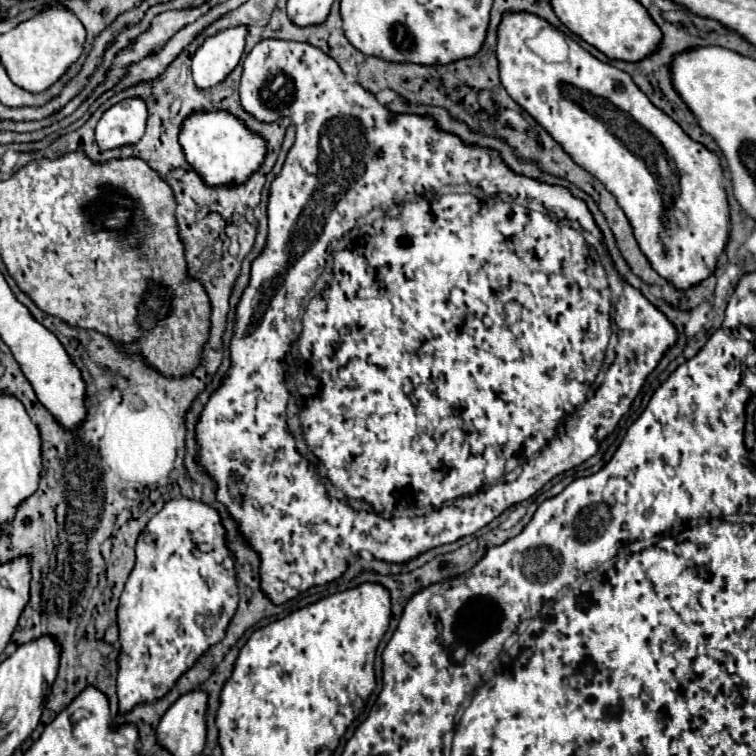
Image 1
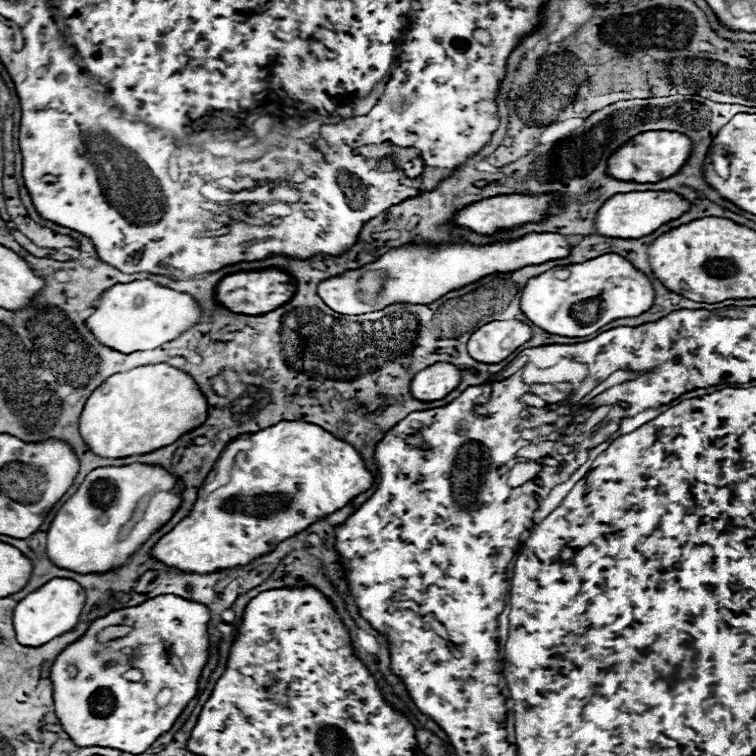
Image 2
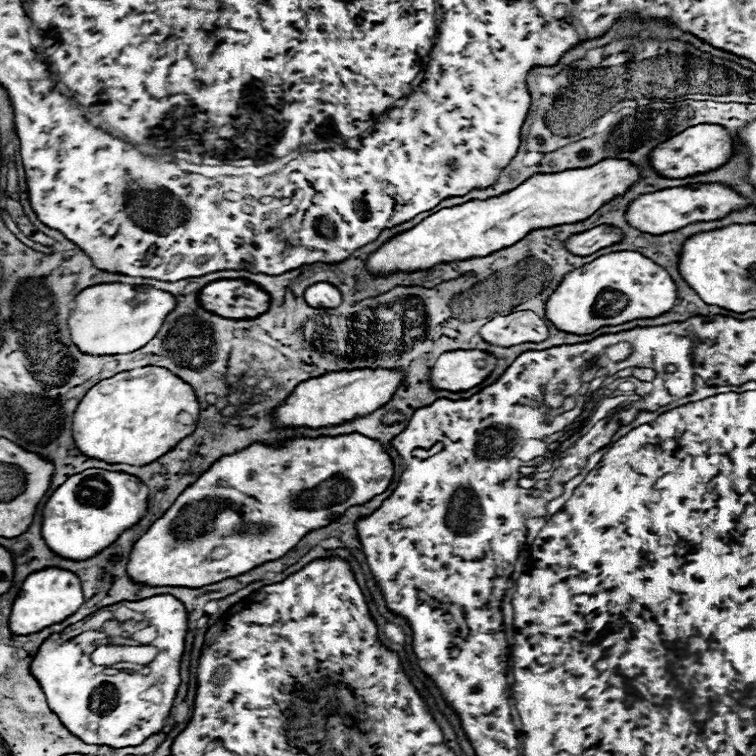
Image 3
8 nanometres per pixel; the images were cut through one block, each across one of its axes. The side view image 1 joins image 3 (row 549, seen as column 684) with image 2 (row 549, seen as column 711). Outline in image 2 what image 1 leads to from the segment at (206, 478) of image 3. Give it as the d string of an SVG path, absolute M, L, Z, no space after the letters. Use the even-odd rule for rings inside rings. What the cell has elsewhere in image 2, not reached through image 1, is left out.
M282 420L262 432L248 434L248 440L252 442L252 448L240 450L234 456L230 482L212 492L206 492L208 478L204 480L190 514L180 520L168 534L164 534L150 550L154 560L168 568L178 568L186 574L214 574L226 568L246 566L256 558L274 552L280 542L300 534L310 524L344 508L352 498L372 488L376 480L354 446L332 436L324 428L318 428L316 424Z

